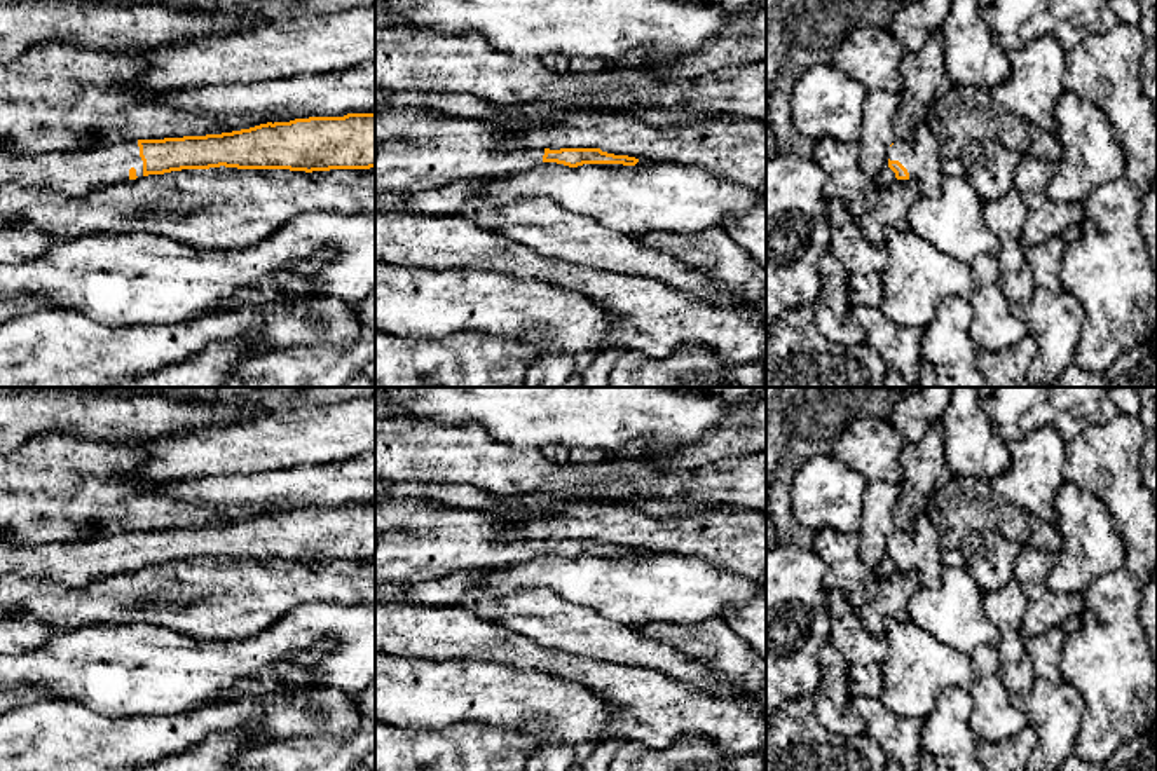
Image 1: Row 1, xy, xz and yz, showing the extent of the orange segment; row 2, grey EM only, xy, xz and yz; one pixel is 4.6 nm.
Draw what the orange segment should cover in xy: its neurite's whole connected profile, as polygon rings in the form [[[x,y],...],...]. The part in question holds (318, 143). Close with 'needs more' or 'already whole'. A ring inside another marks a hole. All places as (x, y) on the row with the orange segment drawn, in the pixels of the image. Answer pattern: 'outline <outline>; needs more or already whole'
outline [[[375,113],[267,122],[206,136],[87,140],[82,147],[40,155],[0,147],[0,188],[19,185],[80,197],[108,183],[220,166],[305,173],[375,167]]]; needs more

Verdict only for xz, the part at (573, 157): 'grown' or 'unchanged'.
unchanged

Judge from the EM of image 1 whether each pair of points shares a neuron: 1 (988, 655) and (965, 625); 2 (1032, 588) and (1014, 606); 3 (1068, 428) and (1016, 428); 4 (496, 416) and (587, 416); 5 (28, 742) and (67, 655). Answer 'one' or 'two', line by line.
1: two
2: two
3: one
4: one
5: two

